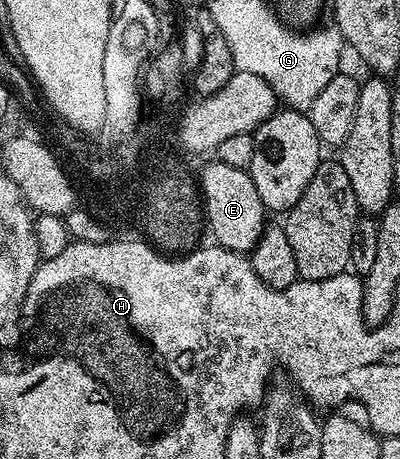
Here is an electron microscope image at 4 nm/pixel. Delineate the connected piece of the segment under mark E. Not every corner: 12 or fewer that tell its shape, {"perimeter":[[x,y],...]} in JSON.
{"perimeter":[[211,161],[198,175],[206,227],[251,252],[266,208],[248,171]]}

